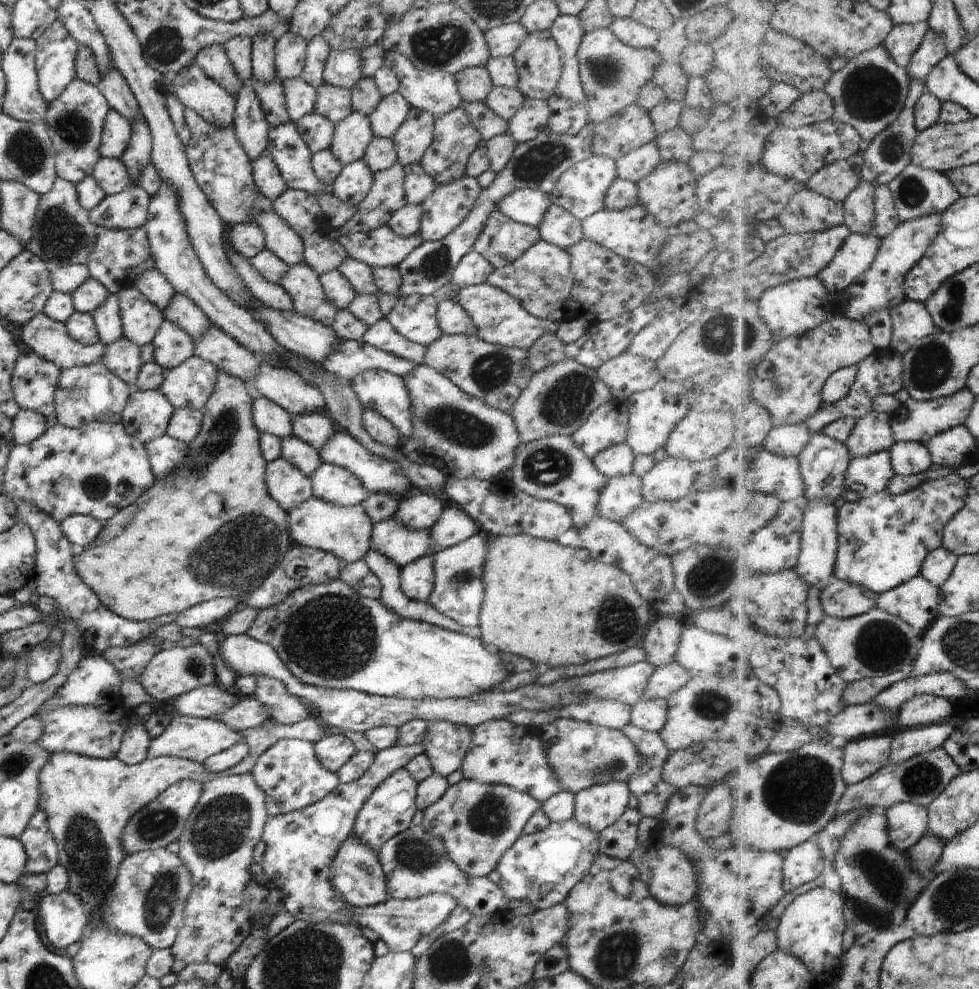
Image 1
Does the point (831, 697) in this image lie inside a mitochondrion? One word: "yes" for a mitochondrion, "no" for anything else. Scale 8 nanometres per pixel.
no

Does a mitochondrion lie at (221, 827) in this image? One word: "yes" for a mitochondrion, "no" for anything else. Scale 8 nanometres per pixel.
yes

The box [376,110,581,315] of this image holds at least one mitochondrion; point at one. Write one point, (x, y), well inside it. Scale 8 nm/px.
(538, 161)

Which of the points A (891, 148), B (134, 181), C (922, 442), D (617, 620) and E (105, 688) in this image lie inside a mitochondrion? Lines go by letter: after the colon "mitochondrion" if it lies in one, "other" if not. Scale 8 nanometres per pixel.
A: mitochondrion
B: other
C: other
D: mitochondrion
E: other

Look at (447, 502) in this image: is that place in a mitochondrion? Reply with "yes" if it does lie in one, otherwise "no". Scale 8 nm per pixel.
no

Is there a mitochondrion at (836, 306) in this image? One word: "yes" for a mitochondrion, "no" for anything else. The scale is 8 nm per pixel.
no

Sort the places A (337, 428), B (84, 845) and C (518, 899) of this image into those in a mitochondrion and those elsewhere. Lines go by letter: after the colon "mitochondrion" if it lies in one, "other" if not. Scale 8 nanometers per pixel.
A: other
B: mitochondrion
C: other

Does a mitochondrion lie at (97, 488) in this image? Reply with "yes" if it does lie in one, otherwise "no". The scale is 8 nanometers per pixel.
yes

